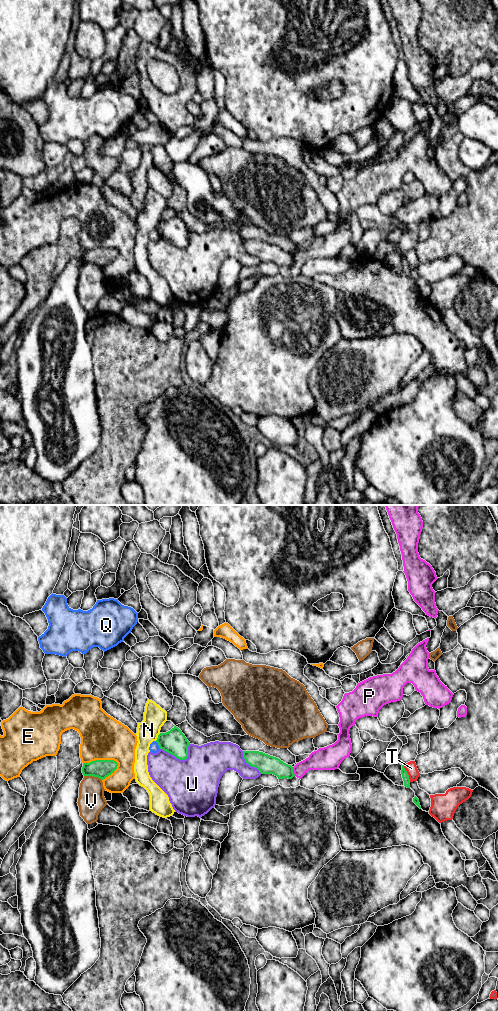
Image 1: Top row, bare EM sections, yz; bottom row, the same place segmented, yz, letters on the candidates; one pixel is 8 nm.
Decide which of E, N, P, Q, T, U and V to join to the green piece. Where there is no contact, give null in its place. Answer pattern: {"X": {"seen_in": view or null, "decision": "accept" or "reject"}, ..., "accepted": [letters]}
{"E": {"seen_in": "yz", "decision": "reject"}, "N": {"seen_in": "yz", "decision": "reject"}, "P": {"seen_in": "yz", "decision": "reject"}, "Q": {"seen_in": "yz", "decision": "reject"}, "T": {"seen_in": "yz", "decision": "reject"}, "U": {"seen_in": "yz", "decision": "reject"}, "V": {"seen_in": "yz", "decision": "reject"}, "accepted": []}

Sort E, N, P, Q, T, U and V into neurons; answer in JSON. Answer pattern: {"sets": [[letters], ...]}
{"sets": [["E"], ["N"], ["P"], ["Q"], ["T"], ["U"], ["V"]]}

